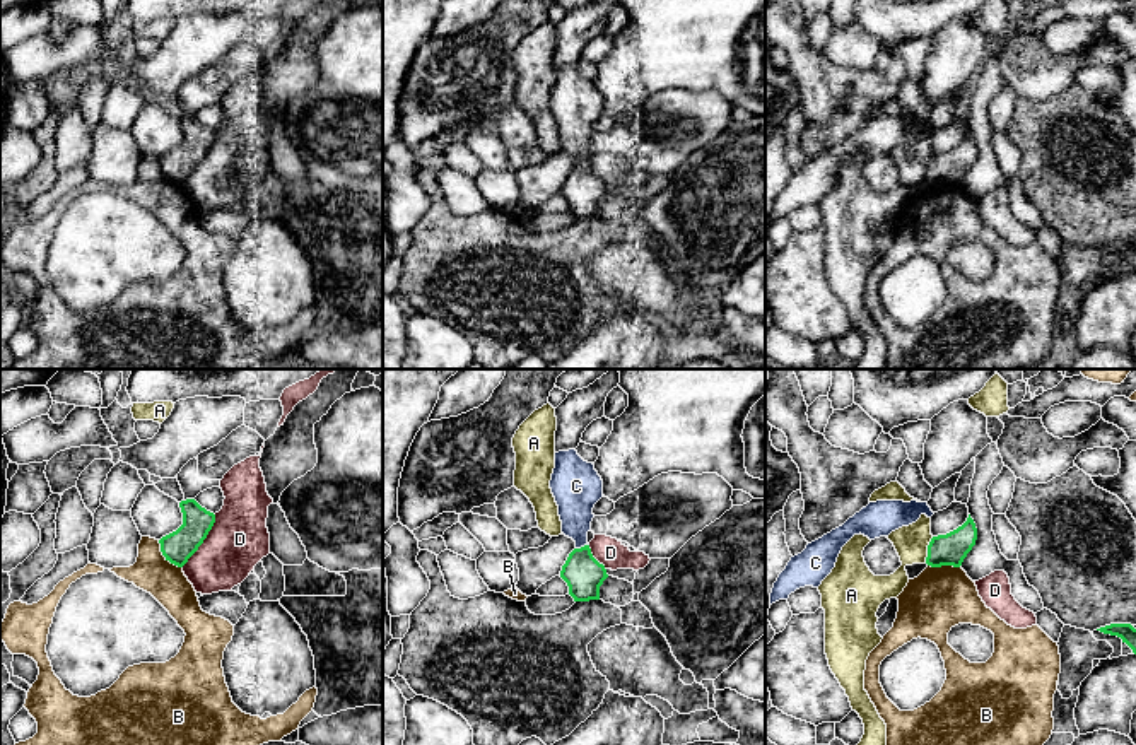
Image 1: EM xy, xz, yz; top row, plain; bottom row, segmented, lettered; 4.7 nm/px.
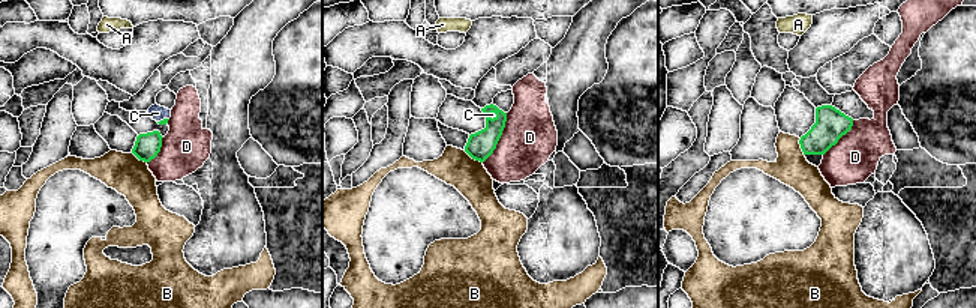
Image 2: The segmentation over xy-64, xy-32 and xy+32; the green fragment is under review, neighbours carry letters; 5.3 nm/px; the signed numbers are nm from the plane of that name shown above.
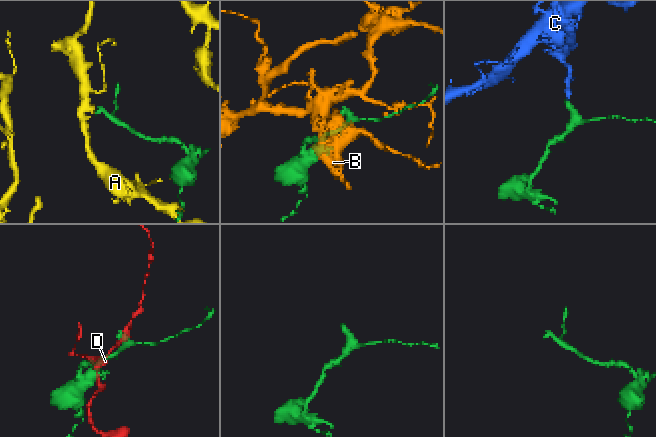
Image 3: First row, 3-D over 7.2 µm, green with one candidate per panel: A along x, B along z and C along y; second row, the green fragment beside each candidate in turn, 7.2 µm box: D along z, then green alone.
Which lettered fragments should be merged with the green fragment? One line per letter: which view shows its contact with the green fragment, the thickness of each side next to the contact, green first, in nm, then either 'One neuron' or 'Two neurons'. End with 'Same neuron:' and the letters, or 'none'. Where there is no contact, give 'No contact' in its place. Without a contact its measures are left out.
A: Touches green in yz. Thickness 150 nm (green) against 160 nm. Two neurons
B: Touches green in xy. Thickness 150 nm (green) against 180 nm. Two neurons
C: Touches green in xz. Thickness 180 nm (green) against 200 nm. One neuron
D: Touches green in xy. Thickness 150 nm (green) against 280 nm. Two neurons
Same neuron: C

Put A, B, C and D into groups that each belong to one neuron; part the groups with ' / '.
A / B / C / D

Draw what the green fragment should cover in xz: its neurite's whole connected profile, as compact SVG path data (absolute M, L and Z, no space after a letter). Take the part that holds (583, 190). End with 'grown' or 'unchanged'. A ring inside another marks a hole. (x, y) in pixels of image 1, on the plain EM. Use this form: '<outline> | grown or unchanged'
M569 67L555 70L550 106L559 123L562 150L576 159L560 195L574 219L600 217L600 203L608 191L591 171L588 149L594 135L593 125L603 114L603 97L593 80Z | grown

